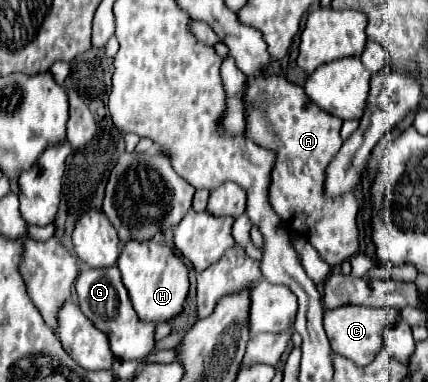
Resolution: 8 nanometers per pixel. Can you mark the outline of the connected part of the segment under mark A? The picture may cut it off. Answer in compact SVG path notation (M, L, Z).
M259 72L257 76L247 78L241 98L245 104L243 136L275 152L275 166L269 184L271 208L283 224L295 226L295 230L313 244L327 264L339 266L343 260L351 258L359 246L355 224L359 204L355 196L349 194L339 200L327 200L323 192L325 168L343 144L339 136L343 122L313 104L307 104L303 88L291 84L279 74Z

